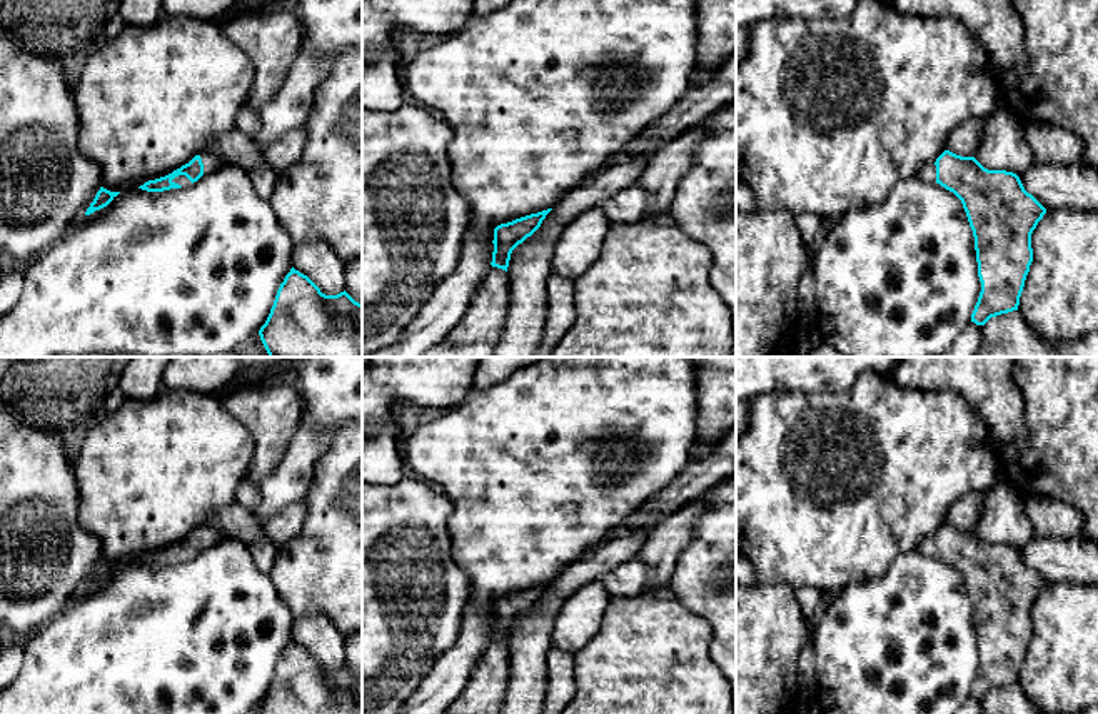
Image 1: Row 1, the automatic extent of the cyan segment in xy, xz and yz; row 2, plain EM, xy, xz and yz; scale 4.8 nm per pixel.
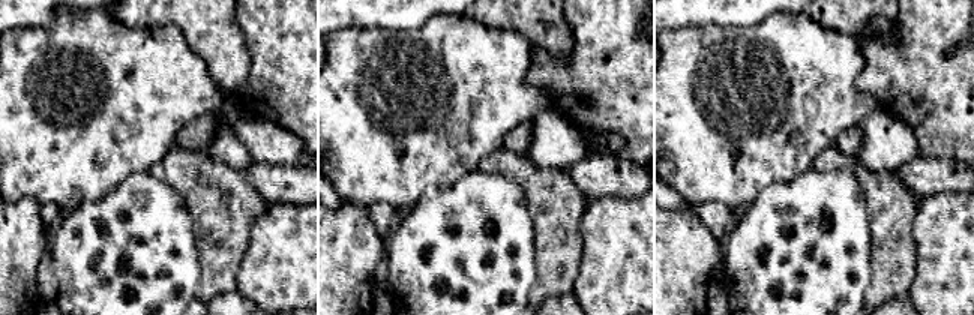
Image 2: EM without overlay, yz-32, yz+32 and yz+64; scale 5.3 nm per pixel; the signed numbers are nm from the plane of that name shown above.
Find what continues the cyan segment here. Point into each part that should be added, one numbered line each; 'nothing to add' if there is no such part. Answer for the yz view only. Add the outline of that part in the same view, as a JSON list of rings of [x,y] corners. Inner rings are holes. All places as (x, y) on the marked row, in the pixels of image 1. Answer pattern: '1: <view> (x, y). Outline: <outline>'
1: yz (928, 172). Outline: [[[926,163],[919,170],[918,177],[926,180],[926,182],[936,184],[936,165],[934,163]]]

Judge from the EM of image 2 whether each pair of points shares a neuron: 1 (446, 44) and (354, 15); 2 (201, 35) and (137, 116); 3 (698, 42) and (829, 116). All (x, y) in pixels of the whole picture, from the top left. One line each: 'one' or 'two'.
1: two
2: two
3: one

